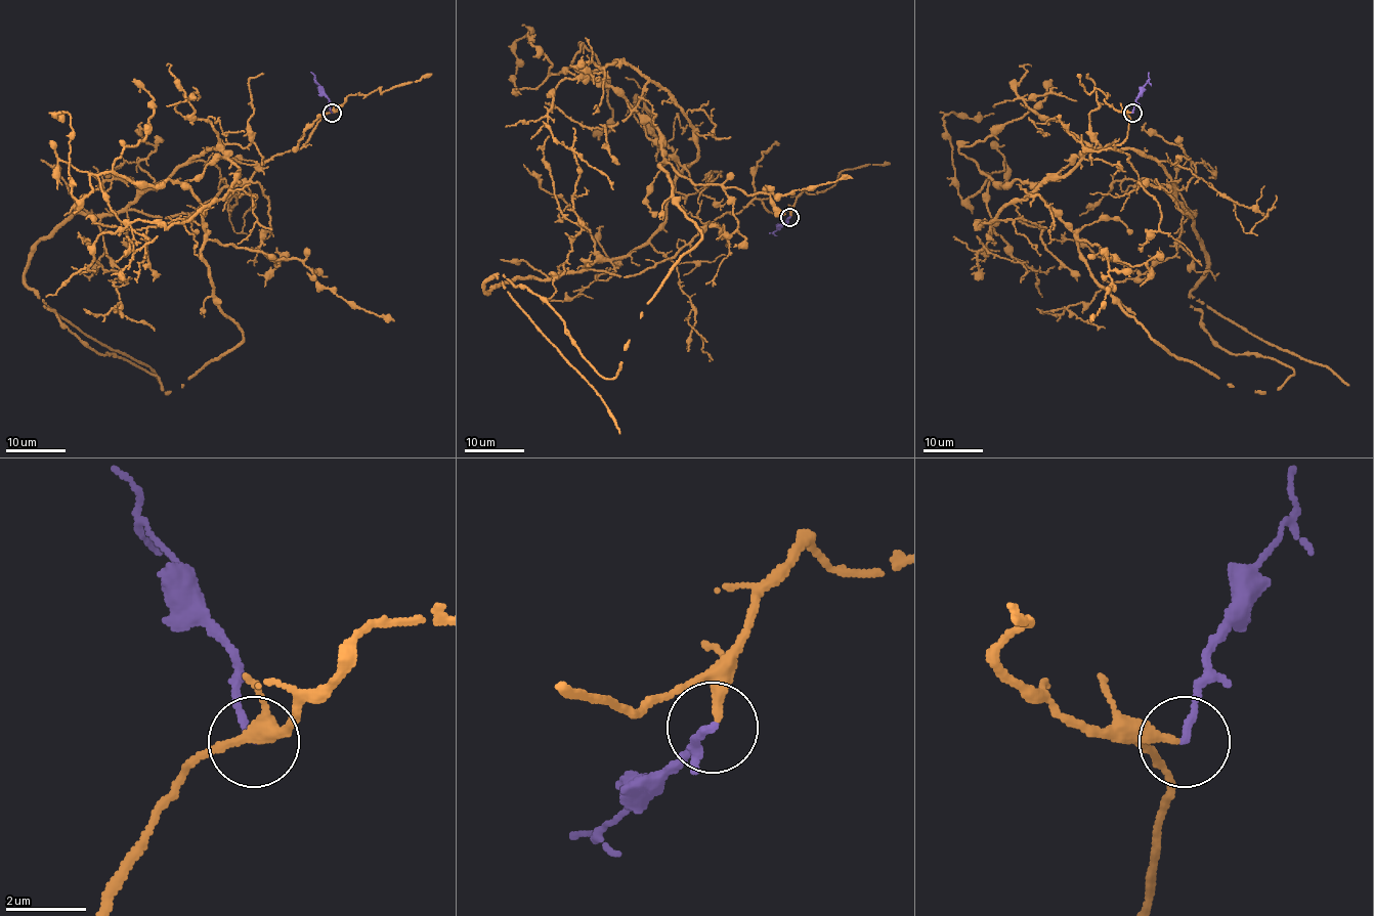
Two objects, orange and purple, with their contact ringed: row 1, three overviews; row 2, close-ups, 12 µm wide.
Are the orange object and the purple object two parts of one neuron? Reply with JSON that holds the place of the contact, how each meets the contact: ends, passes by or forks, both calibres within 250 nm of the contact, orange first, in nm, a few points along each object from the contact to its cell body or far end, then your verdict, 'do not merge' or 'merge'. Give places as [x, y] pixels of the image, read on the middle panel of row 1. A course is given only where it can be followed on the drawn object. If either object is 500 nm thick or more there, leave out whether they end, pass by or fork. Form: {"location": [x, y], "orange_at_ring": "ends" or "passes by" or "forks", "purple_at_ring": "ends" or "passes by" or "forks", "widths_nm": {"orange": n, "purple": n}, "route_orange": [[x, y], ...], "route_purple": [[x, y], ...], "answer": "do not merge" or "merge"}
{"location": [789, 217], "orange_at_ring": "ends", "purple_at_ring": "ends", "widths_nm": {"orange": 260, "purple": 170}, "route_orange": [[790, 217], [756, 199], [653, 267], [592, 270], [666, 219], [683, 166], [647, 121], [700, 237], [640, 317]], "route_purple": [[790, 217], [774, 233], [769, 233]], "answer": "merge"}

